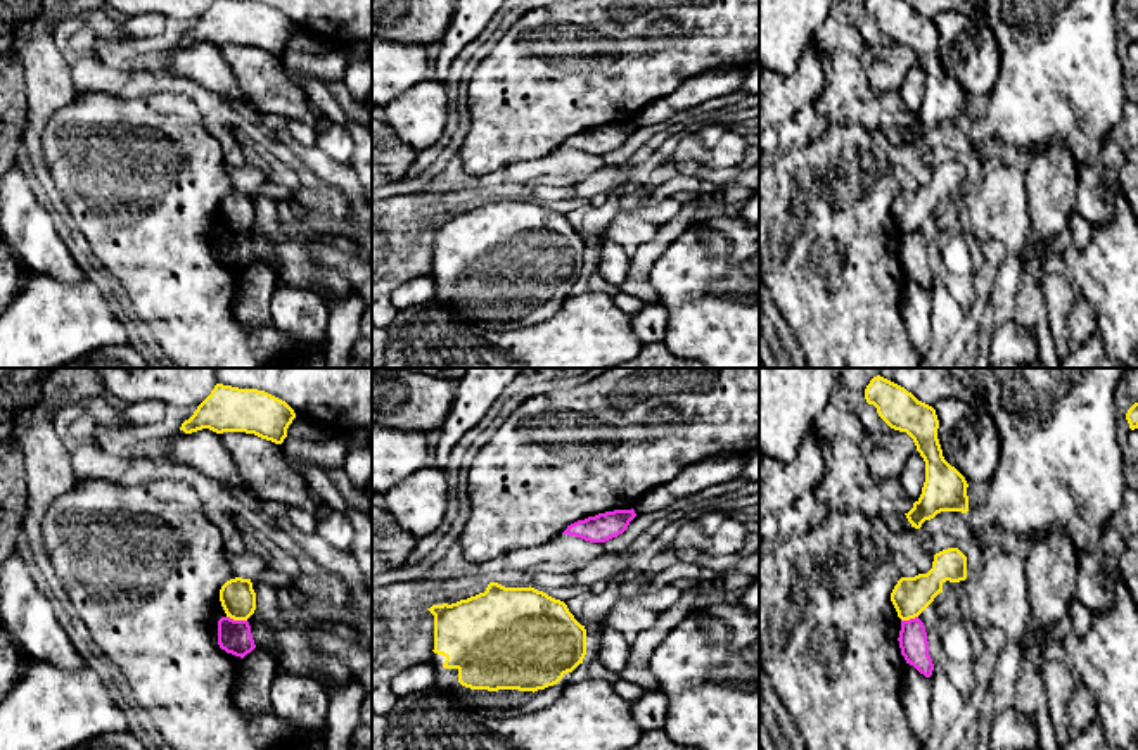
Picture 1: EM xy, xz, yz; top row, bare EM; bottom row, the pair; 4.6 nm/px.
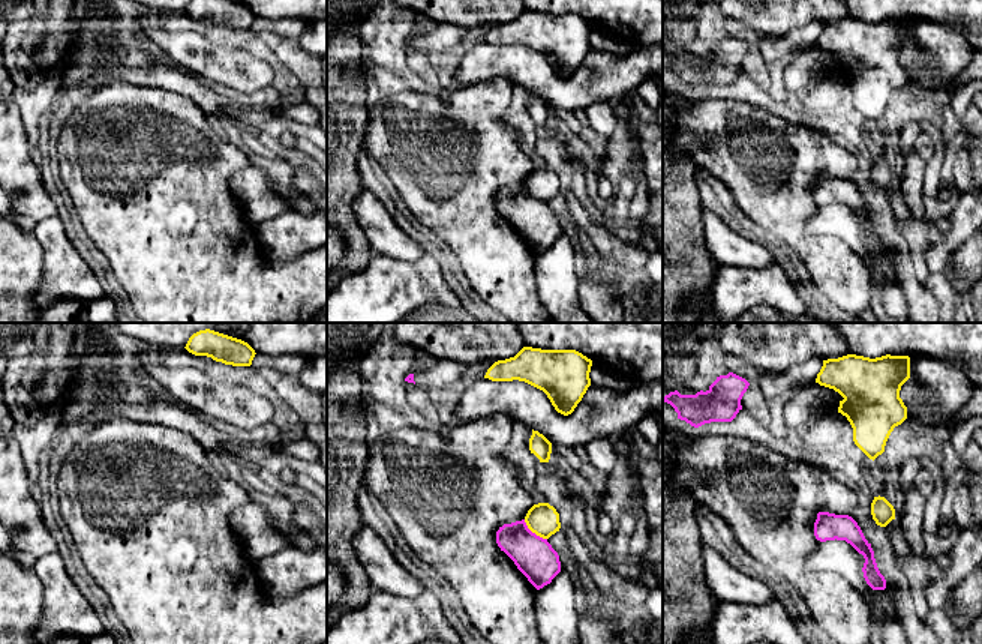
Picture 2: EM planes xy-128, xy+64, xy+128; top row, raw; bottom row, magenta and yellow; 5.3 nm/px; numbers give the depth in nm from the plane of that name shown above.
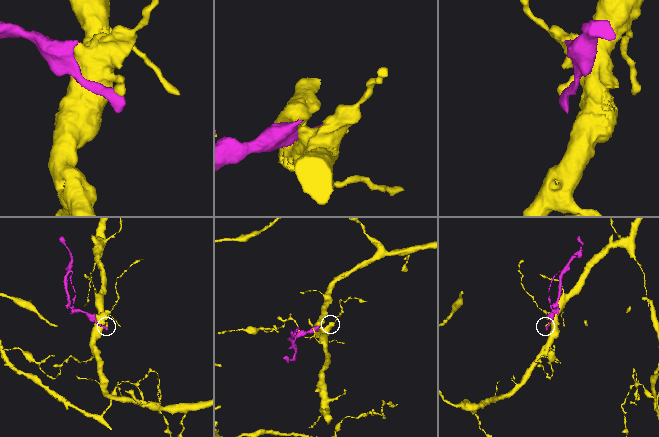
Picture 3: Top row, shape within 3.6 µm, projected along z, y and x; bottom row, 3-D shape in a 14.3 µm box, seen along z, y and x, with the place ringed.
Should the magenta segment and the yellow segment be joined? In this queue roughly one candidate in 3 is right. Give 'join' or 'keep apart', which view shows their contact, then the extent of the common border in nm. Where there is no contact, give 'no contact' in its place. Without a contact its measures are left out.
keep apart | xy | 100 nm

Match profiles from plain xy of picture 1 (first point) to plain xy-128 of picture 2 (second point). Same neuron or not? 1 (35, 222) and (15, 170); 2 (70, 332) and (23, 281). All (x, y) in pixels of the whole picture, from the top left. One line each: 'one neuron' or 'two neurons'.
1: one neuron
2: two neurons

